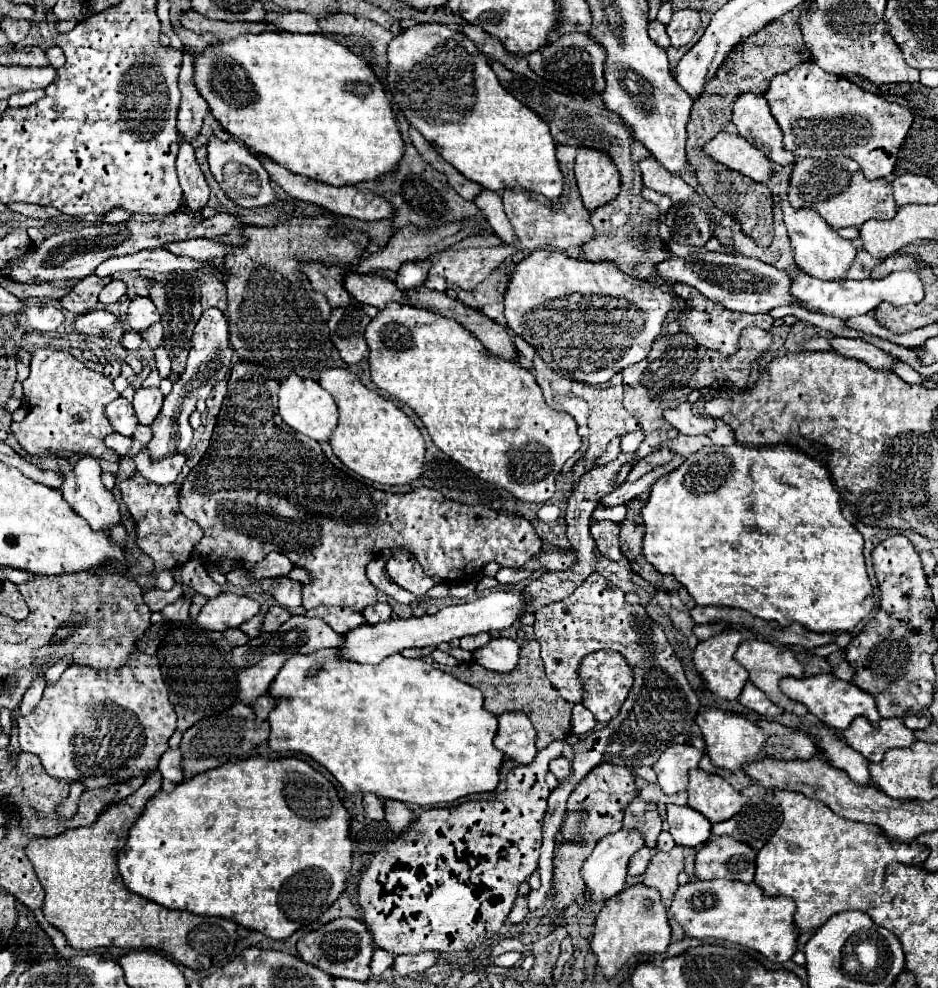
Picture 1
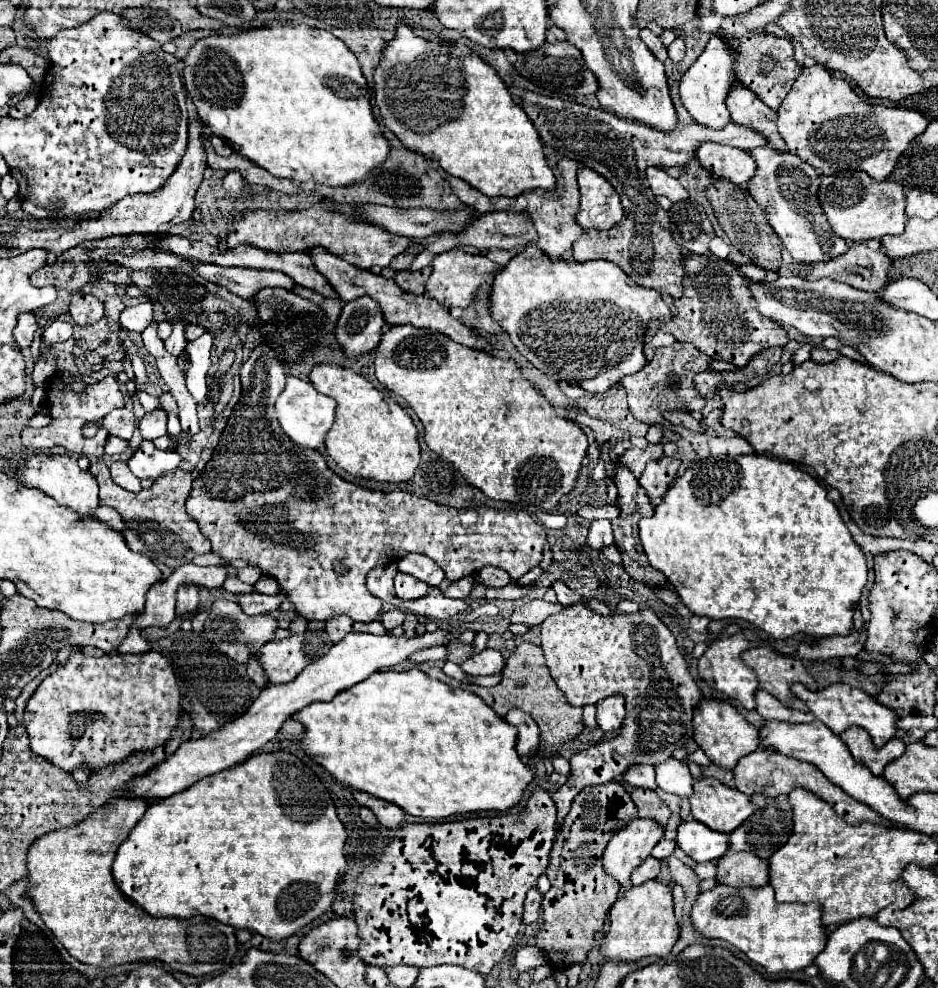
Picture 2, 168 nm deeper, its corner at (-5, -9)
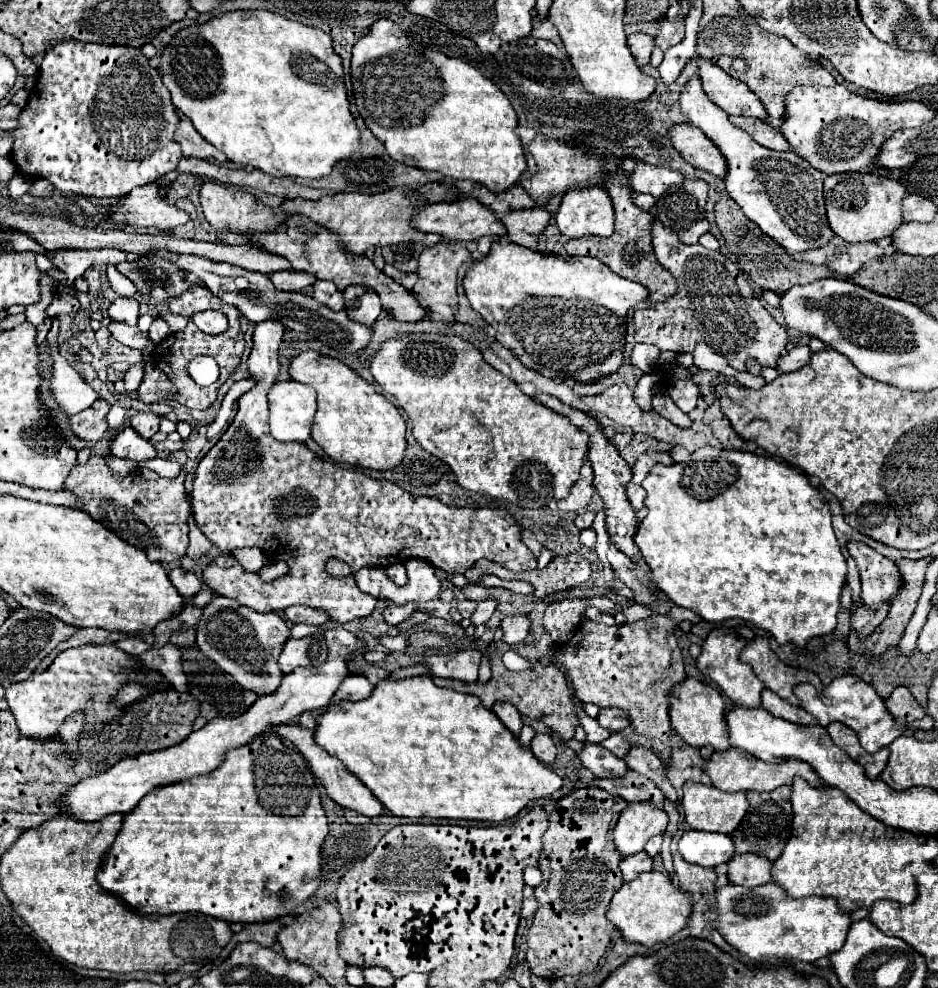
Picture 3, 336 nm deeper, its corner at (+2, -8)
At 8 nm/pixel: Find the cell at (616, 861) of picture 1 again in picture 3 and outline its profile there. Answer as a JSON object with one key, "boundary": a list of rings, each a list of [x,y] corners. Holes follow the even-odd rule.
{"boundary":[[[629,804],[613,830],[613,842],[617,852],[627,858],[641,852],[649,838],[663,834],[667,826],[667,814],[651,804]]]}

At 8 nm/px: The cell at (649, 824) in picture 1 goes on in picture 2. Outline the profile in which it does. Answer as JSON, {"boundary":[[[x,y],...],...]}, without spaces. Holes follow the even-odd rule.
{"boundary":[[[632,789],[632,801],[636,803],[638,809],[638,817],[652,817],[658,823],[666,825],[668,817],[670,817],[670,809],[660,801],[660,797],[656,795],[656,791],[650,789]]]}

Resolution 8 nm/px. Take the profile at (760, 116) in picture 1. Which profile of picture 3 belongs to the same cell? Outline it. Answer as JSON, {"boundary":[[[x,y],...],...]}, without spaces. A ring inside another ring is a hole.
{"boundary":[[[699,60],[699,74],[703,82],[703,90],[721,110],[733,116],[751,116],[763,122],[769,122],[767,110],[761,100],[737,78],[729,76],[725,70],[719,70],[715,64],[707,64],[707,60]]]}

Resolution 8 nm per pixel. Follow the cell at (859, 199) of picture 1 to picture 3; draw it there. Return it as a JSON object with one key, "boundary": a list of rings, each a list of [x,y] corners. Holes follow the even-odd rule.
{"boundary":[[[871,172],[831,174],[823,182],[823,196],[829,226],[845,242],[873,242],[891,236],[893,230],[903,222],[901,200],[905,196],[905,188],[897,180],[885,176],[877,176]]]}

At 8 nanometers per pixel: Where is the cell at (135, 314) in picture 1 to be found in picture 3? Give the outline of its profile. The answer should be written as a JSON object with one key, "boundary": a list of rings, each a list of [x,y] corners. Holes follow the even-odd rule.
{"boundary":[[[117,298],[111,302],[107,312],[113,320],[135,326],[139,318],[139,302],[135,298]]]}

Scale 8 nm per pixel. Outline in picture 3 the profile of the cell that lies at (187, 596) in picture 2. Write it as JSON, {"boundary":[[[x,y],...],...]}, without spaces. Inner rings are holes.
{"boundary":[[[183,568],[171,570],[169,580],[183,598],[193,598],[201,590],[201,580],[193,572],[187,572]]]}

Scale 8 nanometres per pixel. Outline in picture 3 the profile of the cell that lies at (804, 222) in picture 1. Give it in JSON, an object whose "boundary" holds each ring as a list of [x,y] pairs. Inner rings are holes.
{"boundary":[[[699,72],[681,86],[679,104],[689,124],[703,130],[703,134],[711,138],[725,156],[729,164],[729,172],[725,176],[725,188],[729,196],[741,206],[745,216],[753,220],[767,236],[771,236],[787,252],[823,248],[833,238],[833,230],[829,228],[825,216],[823,174],[819,170],[811,168],[805,160],[795,156],[795,152],[769,150],[751,140],[747,132],[735,128],[729,122],[729,116],[705,94]]]}

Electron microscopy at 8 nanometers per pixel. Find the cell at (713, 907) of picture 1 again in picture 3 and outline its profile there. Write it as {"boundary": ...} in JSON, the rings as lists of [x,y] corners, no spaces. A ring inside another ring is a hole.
{"boundary":[[[769,882],[757,888],[727,884],[717,888],[717,920],[713,928],[751,962],[783,958],[799,962],[815,962],[837,952],[845,944],[849,930],[849,914],[839,910],[837,900],[811,896],[787,898],[785,892]]]}

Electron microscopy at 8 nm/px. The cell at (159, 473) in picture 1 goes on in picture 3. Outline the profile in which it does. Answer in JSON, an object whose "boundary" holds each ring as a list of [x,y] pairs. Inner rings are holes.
{"boundary":[[[125,428],[123,432],[119,432],[115,436],[115,442],[111,442],[111,454],[123,460],[131,460],[131,462],[147,462],[157,458],[157,450],[153,448],[153,444],[145,438],[141,438],[133,428]]]}

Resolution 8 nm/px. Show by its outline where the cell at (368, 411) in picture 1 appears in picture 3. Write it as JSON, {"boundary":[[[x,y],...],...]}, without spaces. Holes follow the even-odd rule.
{"boundary":[[[303,352],[291,362],[291,378],[313,386],[317,392],[317,416],[313,422],[311,438],[325,450],[325,454],[337,462],[351,464],[367,470],[391,470],[403,460],[407,448],[405,420],[399,410],[375,392],[357,372],[343,362],[317,354]]]}

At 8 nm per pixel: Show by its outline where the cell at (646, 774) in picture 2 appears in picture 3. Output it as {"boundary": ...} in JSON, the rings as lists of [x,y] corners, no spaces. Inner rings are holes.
{"boundary":[[[585,742],[585,748],[577,756],[581,764],[591,770],[597,778],[621,778],[629,772],[629,766],[623,758],[617,758],[609,750],[591,742]]]}

